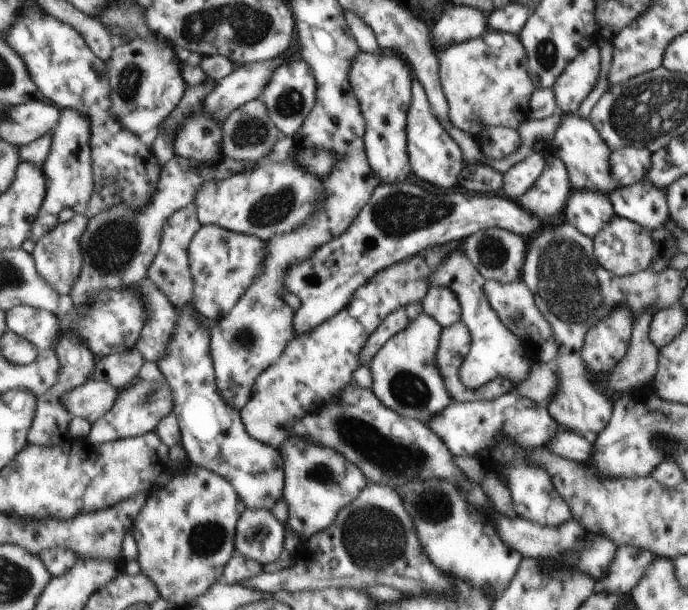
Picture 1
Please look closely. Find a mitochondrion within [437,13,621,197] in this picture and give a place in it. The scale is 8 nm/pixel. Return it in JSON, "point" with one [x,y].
{"point":[546,53]}

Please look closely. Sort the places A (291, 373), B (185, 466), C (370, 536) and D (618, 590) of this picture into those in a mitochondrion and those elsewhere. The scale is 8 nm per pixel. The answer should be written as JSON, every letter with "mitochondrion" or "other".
{"A":"other","B":"other","C":"mitochondrion","D":"other"}

